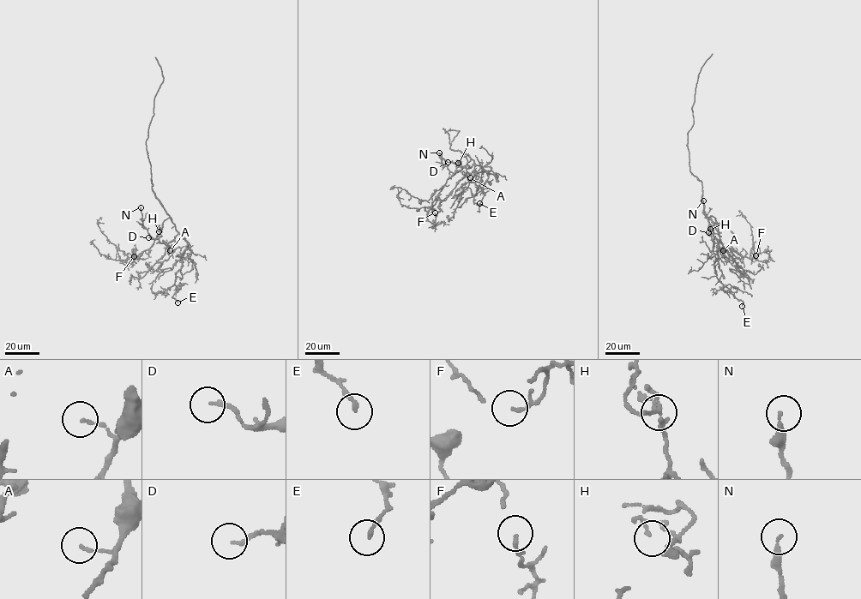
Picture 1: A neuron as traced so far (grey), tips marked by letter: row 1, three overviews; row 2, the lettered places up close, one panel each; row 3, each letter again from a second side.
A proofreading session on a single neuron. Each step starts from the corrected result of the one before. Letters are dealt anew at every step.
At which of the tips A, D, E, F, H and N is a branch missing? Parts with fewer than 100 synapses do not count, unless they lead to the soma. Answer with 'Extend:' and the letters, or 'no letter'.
Extend: no letter

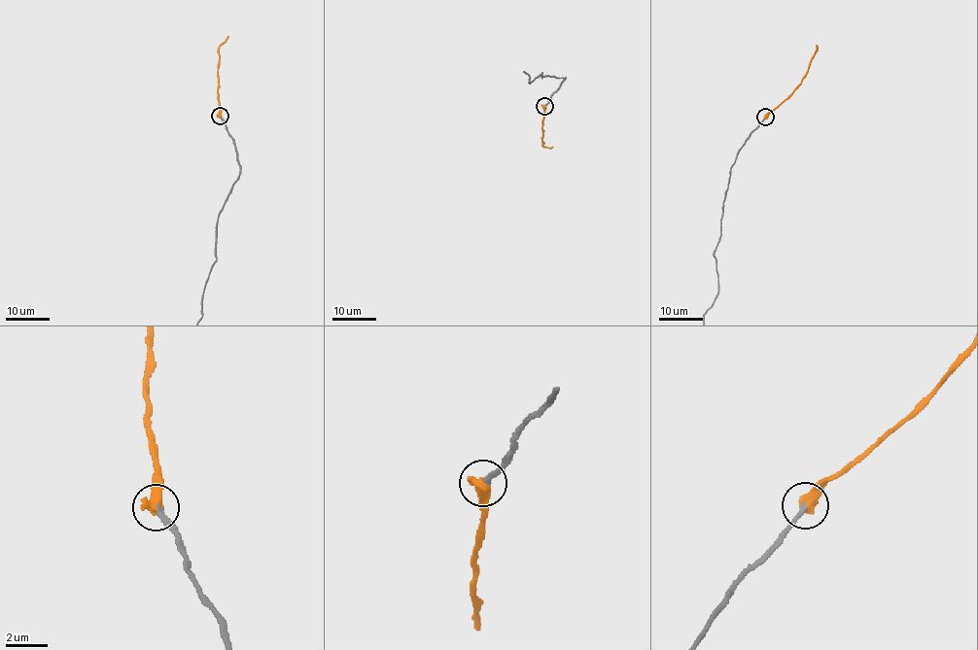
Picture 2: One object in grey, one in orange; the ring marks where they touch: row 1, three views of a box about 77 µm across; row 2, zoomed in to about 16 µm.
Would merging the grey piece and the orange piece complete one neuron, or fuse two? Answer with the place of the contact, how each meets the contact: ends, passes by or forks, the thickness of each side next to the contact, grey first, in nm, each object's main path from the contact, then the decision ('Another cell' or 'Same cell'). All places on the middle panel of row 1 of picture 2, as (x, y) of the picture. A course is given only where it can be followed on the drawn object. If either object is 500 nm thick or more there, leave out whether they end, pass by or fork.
Place: (544, 106). Thickness 240 nm (grey) against 600 nm. Course of orange: (544, 106), (543, 146), (553, 146). Same cell

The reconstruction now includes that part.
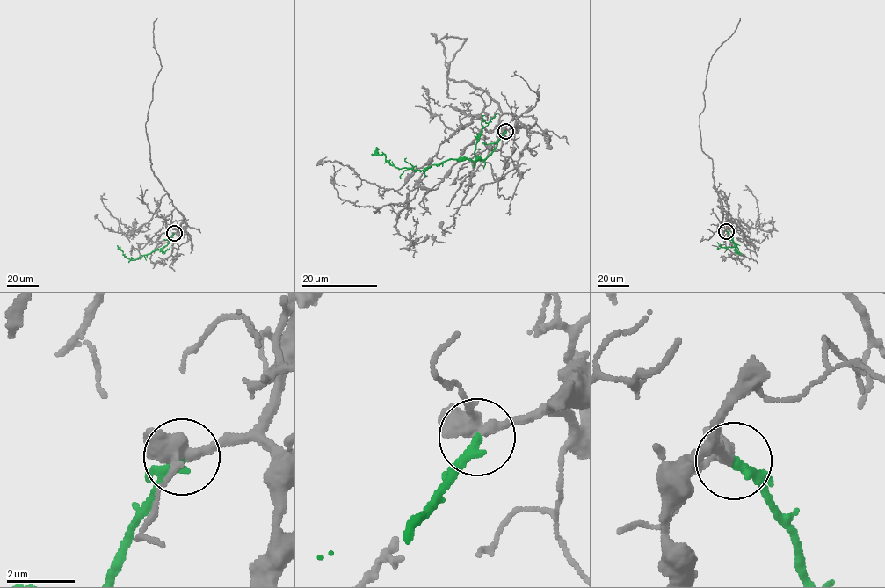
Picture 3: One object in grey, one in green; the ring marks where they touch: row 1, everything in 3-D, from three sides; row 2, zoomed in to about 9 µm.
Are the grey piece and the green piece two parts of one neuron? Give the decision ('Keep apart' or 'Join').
Join

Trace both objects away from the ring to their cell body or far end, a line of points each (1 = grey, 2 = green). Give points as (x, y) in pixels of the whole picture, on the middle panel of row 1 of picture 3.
1: (505, 131), (525, 128), (488, 93), (446, 76), (431, 33), (436, 43), (467, 38), (450, 61), (456, 98)
2: (505, 131), (485, 158), (448, 159), (422, 170), (397, 169), (386, 159), (383, 154), (372, 153)

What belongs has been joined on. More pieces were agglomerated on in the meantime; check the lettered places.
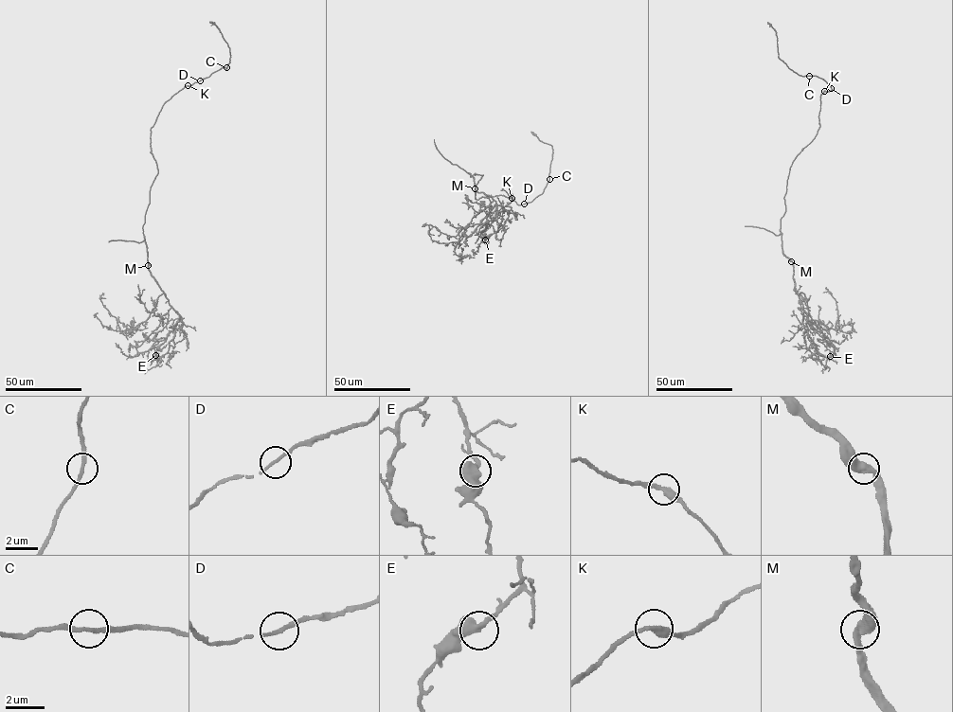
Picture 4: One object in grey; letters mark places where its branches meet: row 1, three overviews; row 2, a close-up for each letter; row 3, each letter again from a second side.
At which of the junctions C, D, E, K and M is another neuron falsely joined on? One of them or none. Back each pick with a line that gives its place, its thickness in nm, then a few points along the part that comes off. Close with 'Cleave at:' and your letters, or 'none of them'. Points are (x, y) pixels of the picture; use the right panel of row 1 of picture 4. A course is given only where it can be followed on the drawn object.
Cleave at: none of them

